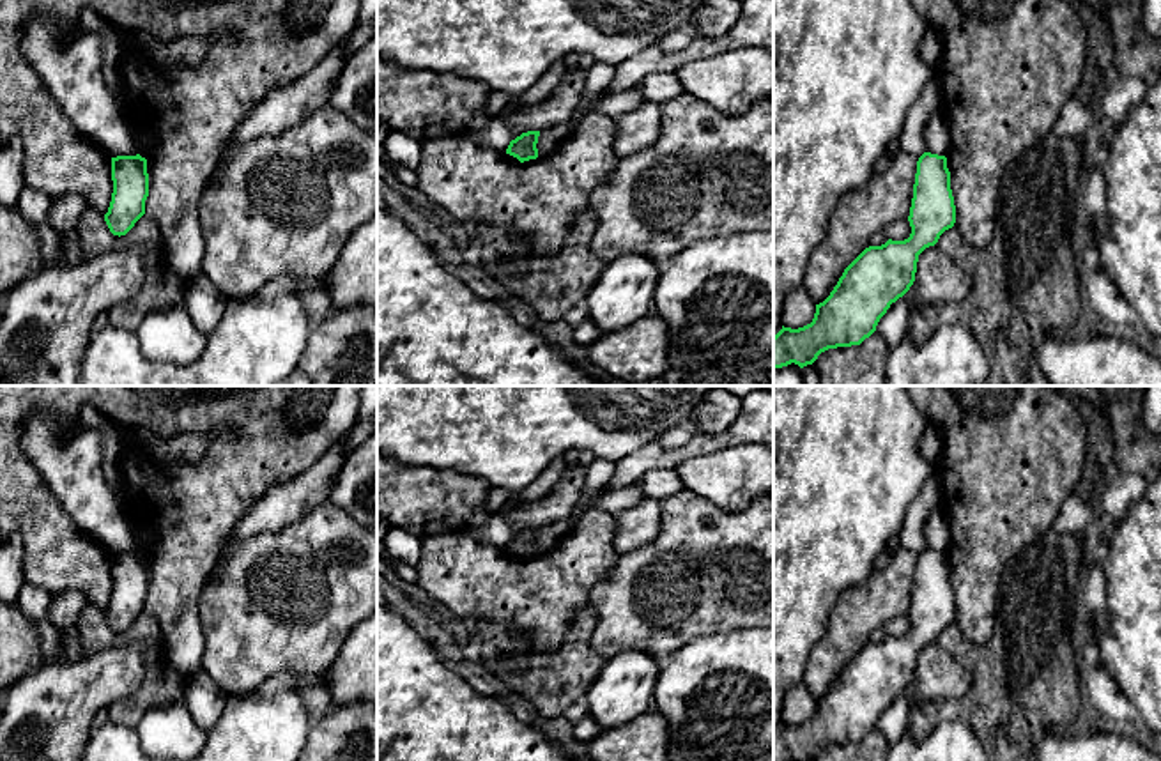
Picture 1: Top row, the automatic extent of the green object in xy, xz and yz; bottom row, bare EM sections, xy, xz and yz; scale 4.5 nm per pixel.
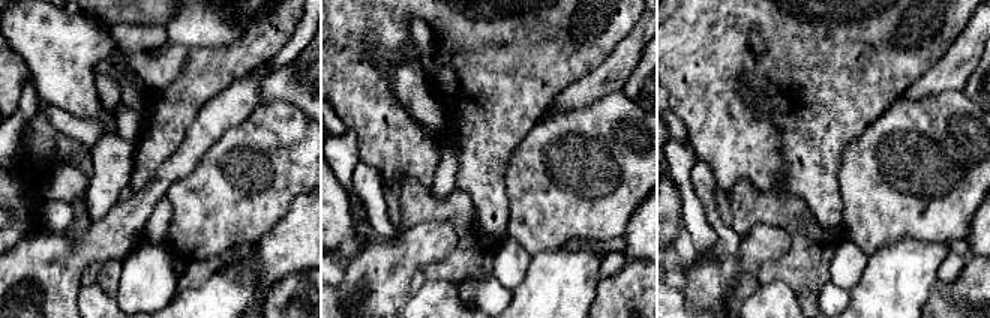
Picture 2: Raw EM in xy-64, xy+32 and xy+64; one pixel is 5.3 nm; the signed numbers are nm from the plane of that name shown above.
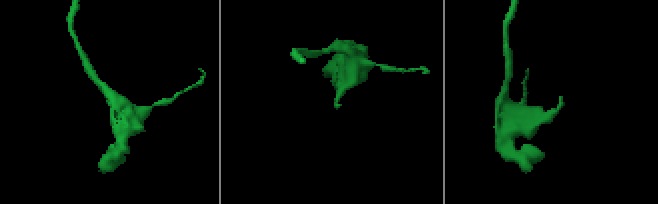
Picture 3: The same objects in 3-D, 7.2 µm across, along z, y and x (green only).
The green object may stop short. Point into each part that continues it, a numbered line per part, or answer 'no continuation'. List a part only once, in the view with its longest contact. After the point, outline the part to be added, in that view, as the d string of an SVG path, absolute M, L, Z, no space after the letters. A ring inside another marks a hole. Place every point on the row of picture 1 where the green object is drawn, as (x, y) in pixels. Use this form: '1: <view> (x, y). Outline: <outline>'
no continuation

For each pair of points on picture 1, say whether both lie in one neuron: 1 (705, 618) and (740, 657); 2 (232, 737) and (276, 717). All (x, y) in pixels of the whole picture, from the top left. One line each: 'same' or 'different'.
1: different
2: same

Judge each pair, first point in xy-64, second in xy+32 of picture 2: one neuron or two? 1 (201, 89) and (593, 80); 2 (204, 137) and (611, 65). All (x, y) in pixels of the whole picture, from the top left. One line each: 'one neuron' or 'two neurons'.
1: two neurons
2: one neuron

